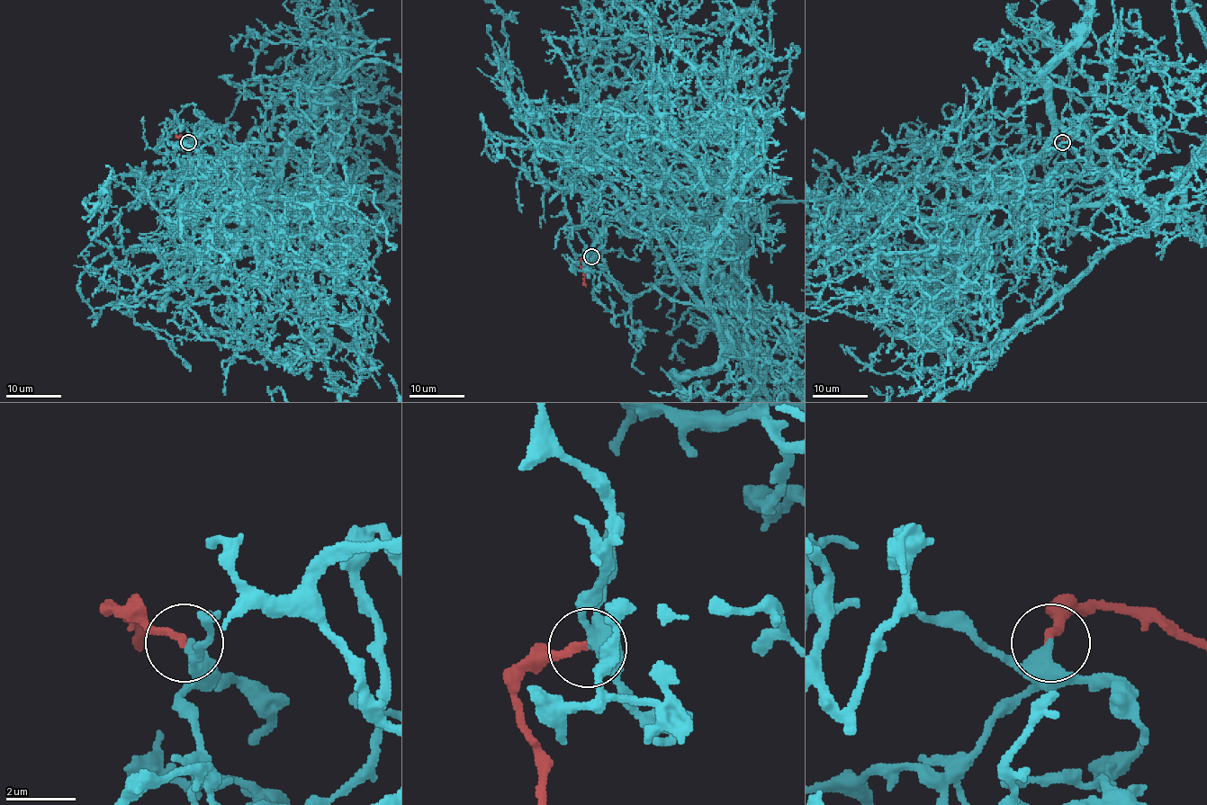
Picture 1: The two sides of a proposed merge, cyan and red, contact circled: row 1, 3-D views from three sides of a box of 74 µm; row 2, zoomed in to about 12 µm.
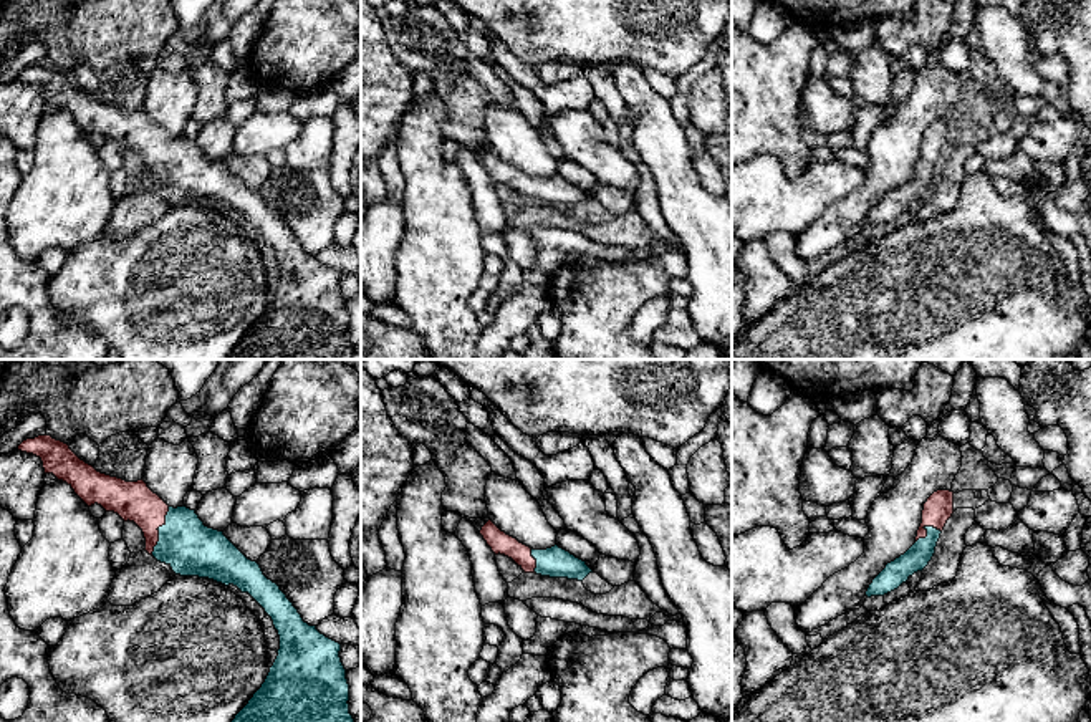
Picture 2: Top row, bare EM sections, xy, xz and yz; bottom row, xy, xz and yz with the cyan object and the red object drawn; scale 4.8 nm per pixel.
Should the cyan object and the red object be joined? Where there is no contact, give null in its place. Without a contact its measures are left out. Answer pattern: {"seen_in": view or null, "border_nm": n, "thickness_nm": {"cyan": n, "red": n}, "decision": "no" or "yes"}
{"seen_in": "xy", "border_nm": 240, "thickness_nm": {"cyan": 260, "red": 190}, "decision": "yes"}

